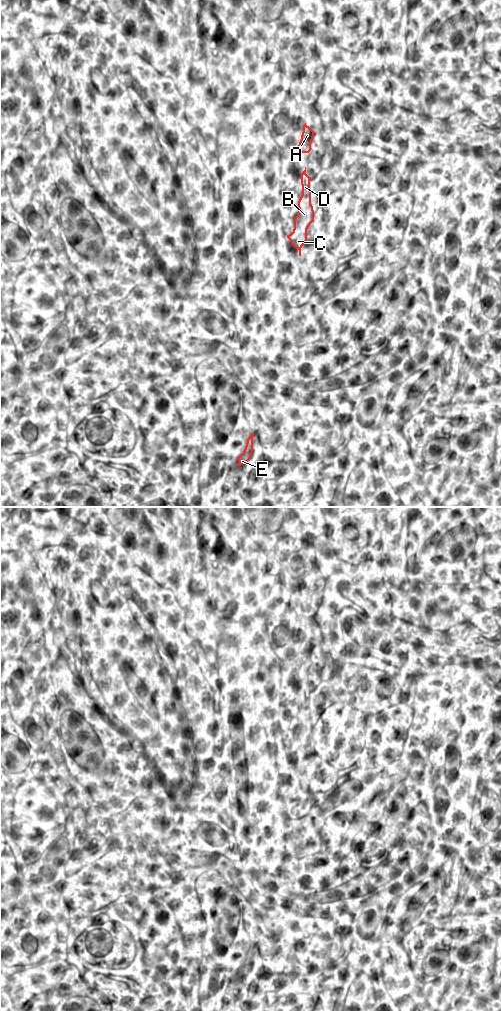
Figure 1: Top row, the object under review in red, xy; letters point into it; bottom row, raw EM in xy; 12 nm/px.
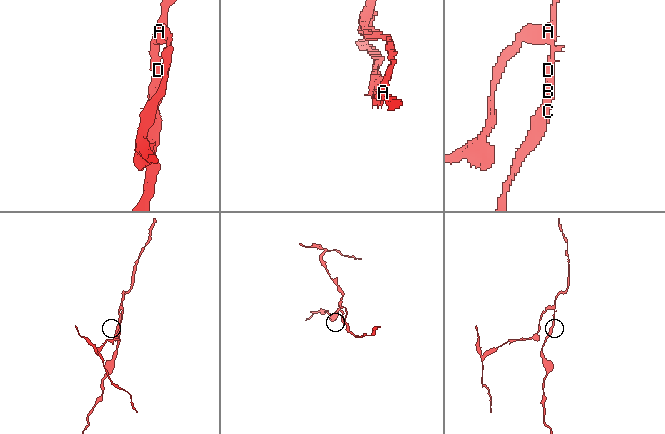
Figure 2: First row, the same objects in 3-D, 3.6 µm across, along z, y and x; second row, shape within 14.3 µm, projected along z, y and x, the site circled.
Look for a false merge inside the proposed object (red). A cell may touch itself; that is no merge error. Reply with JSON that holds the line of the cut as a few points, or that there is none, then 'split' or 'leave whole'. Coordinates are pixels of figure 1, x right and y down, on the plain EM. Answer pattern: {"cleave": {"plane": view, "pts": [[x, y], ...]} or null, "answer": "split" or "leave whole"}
{"cleave": {"plane": "xy", "pts": [[312, 643], [313, 646]]}, "answer": "split"}

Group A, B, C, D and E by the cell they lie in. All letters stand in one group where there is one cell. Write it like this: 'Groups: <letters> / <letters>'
Groups: A / B C D E.

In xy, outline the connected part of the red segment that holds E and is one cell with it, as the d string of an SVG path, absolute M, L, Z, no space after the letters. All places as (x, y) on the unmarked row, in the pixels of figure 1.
M251 945L250 949L247 951L247 955L243 965L238 969L237 978L244 977L251 971L251 967L253 965L253 949L254 945Z

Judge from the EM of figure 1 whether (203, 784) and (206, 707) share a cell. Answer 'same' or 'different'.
different

